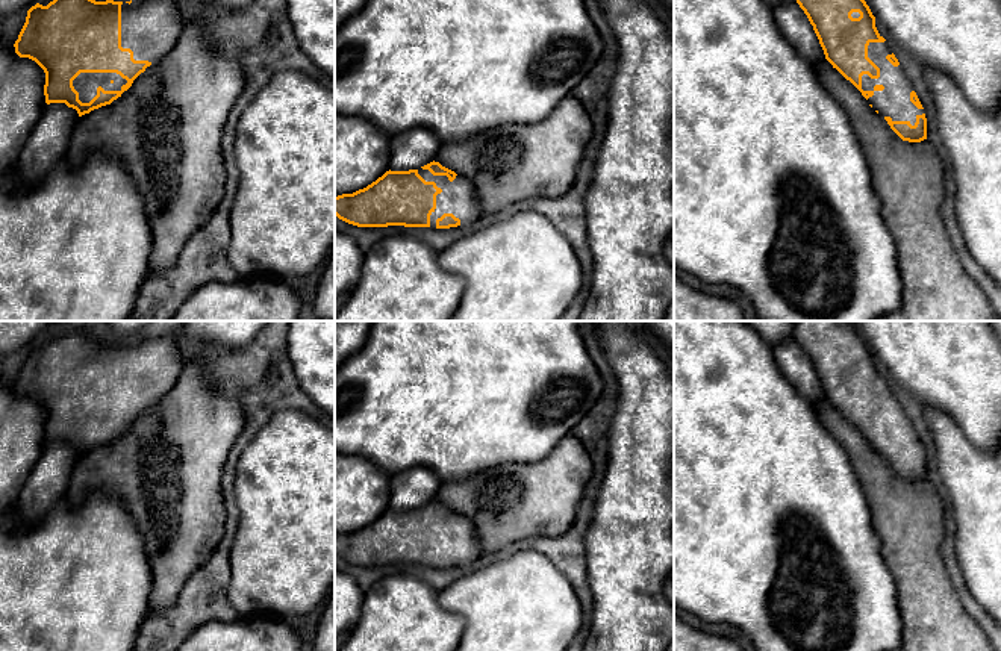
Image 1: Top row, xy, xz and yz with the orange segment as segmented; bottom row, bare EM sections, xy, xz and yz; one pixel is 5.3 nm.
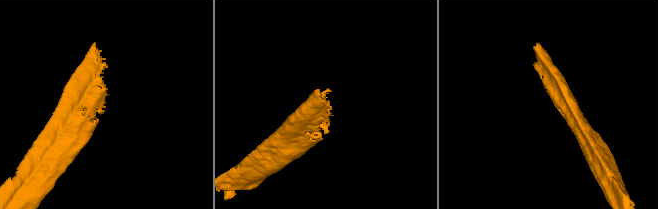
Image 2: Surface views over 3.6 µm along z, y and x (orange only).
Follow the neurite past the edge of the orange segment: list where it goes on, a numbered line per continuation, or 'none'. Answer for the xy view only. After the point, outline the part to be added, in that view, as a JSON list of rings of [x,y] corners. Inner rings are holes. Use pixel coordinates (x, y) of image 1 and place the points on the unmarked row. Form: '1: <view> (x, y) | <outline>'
1: xy (85, 423) | [[[80,412],[73,419],[73,425],[79,431],[82,442],[89,442],[97,435],[98,425],[104,430],[121,430],[121,425],[126,422],[127,419],[117,412]]]

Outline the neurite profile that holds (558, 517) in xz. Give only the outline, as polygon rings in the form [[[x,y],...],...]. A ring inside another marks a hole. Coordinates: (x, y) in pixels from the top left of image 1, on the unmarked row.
[[[569,433],[541,462],[503,462],[457,481],[442,481],[433,500],[468,518],[476,527],[480,553],[489,554],[522,539],[565,534],[575,521],[592,469],[588,448]]]

